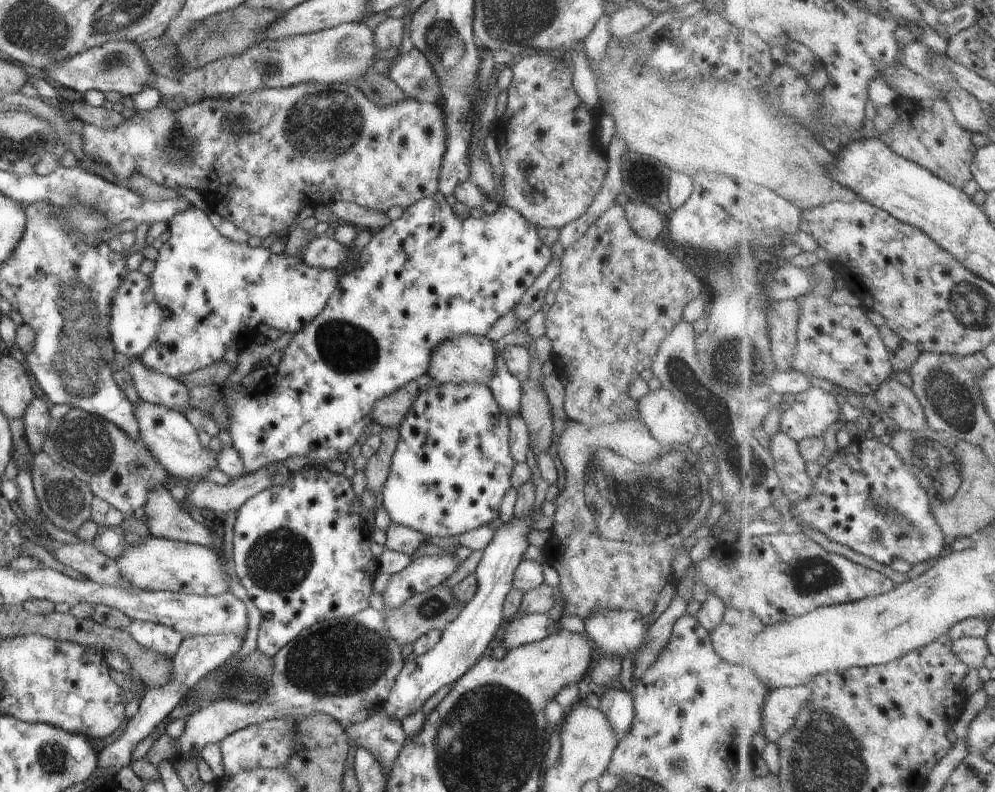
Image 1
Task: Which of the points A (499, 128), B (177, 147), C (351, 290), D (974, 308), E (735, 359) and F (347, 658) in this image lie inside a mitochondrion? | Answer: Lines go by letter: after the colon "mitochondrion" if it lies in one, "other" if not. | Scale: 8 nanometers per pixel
A: other
B: mitochondrion
C: other
D: mitochondrion
E: mitochondrion
F: mitochondrion

